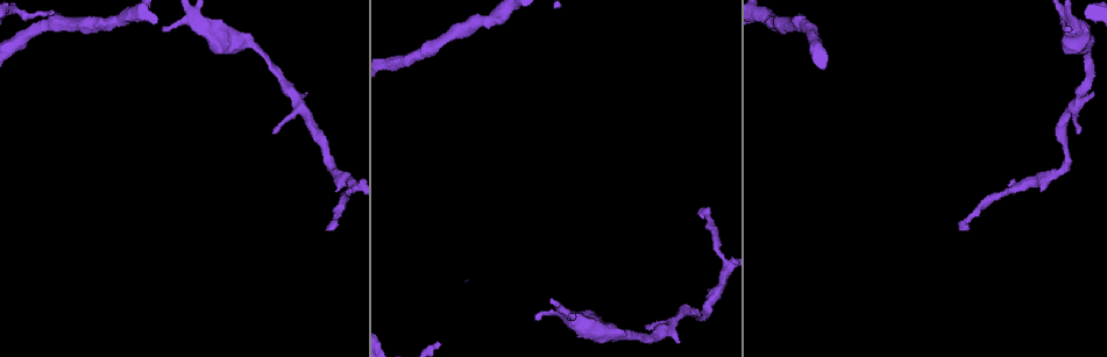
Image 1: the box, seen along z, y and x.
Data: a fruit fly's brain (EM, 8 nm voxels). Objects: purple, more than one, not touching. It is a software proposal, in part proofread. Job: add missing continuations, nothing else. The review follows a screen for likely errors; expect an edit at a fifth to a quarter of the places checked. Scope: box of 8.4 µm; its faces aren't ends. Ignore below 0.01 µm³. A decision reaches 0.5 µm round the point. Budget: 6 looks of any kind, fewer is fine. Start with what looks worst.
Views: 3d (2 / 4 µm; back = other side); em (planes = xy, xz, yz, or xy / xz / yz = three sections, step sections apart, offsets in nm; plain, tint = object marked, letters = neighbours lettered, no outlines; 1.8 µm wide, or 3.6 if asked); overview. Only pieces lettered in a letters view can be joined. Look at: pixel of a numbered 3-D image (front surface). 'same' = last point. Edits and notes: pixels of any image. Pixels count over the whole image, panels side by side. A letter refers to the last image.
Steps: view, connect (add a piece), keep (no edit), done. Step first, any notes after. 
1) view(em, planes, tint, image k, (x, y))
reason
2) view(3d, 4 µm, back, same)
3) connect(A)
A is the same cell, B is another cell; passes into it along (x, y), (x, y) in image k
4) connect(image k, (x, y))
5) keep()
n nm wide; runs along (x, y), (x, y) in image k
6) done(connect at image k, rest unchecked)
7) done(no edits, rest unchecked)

view(em, xz, step 8, tint, image 1, (325, 229))
branch stops here

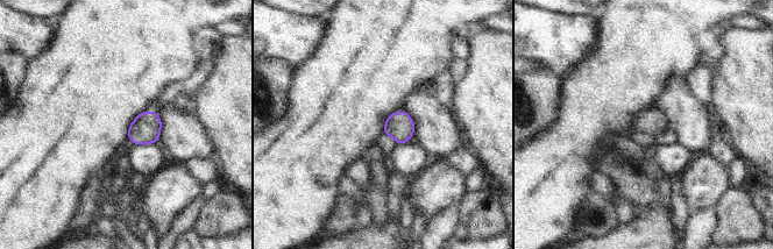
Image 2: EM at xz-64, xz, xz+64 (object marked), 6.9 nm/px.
view(em, planes, letters, same)
cut it another way

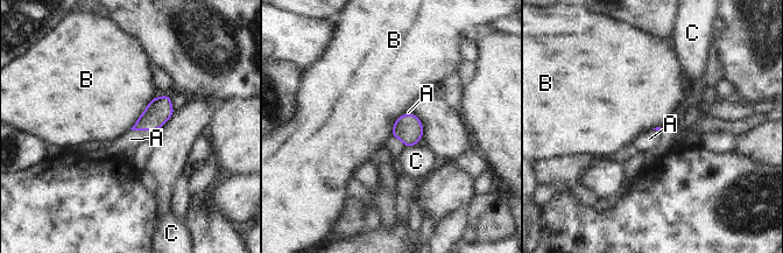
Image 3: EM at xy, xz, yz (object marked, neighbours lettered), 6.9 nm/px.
connect(A)
A is the same cell, B and C are other cells; passes into it along (159, 111), (143, 129), (131, 139) in image 3; it goes on there

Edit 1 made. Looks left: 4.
view(overview)

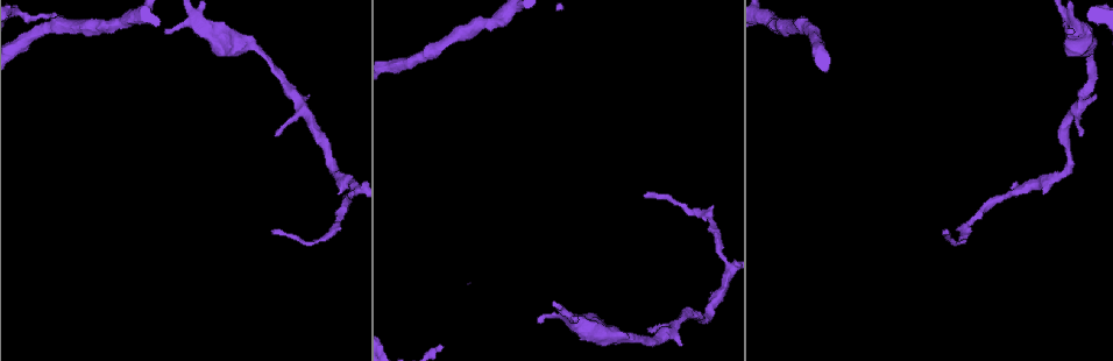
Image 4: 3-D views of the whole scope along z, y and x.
view(em, planes, tint, image 4, (163, 31))
branch stops here

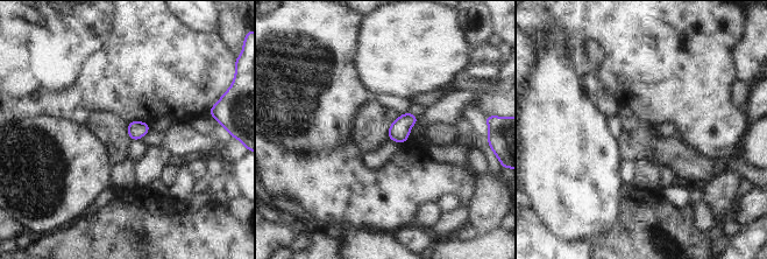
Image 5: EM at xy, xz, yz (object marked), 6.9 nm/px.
view(em, planes, letters, same)
see the neighbours

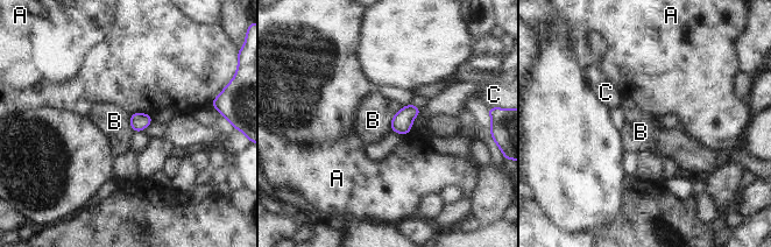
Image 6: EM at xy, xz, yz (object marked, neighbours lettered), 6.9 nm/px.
keep()
A, B and C are other cells; no lettered piece goes on from it

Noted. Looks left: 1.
view(em, xy, step 8, letters, image 4, (442, 347))
free end

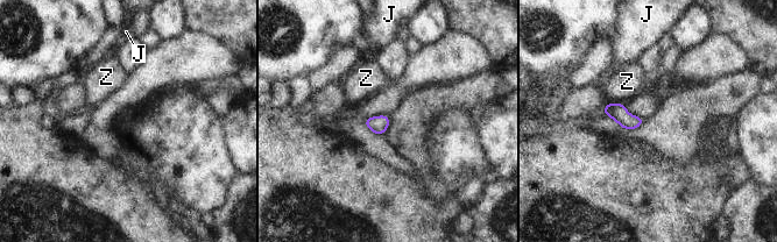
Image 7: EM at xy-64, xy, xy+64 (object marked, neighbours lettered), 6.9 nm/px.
keep()
110 nm wide; J and Z are other cells; border along (607, 102), (622, 102), (624, 105) in image 7; no lettered piece goes on from it

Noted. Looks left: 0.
done(connect at image 3, rest unchecked)

